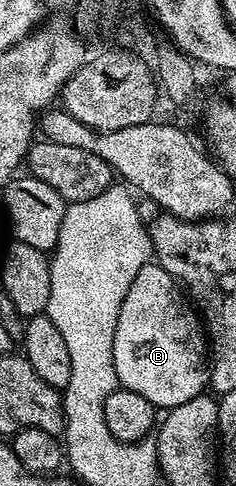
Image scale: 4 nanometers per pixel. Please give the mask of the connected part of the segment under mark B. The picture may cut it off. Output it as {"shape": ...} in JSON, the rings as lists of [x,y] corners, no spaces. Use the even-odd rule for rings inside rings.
{"shape":[[[155,260],[148,261],[140,269],[138,276],[134,276],[126,292],[126,300],[122,300],[122,312],[118,316],[114,332],[112,355],[117,383],[123,389],[138,392],[138,396],[146,396],[146,400],[150,400],[150,404],[157,408],[186,404],[186,400],[194,400],[194,396],[205,393],[210,382],[210,346],[206,341],[206,330],[197,311],[184,303],[179,289],[181,287],[177,279],[166,272],[166,268],[162,268]]]}

